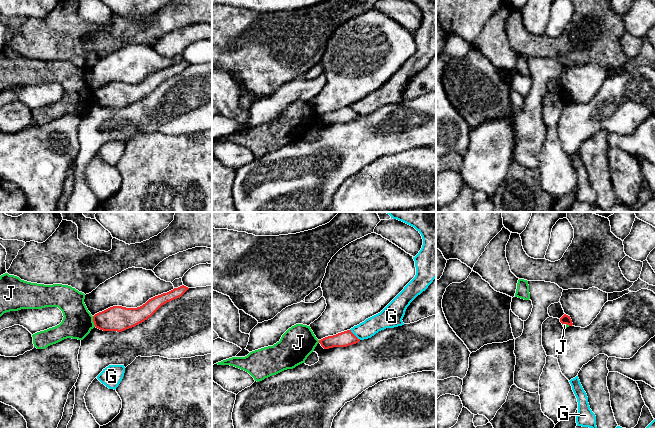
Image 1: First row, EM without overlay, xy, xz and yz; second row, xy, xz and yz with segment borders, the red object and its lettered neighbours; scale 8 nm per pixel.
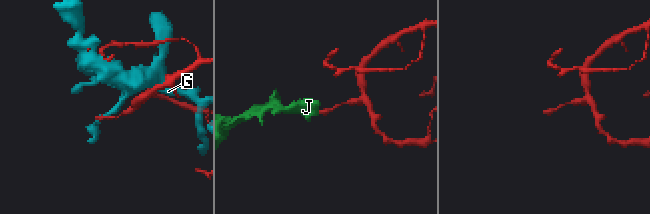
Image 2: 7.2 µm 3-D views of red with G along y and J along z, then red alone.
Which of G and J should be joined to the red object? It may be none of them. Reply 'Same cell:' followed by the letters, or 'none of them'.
Same cell: none of them

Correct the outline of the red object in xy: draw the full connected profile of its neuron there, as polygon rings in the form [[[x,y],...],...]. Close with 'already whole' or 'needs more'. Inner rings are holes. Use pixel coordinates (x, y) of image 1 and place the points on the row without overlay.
[[[182,61],[178,64],[155,72],[137,84],[113,82],[93,92],[96,104],[103,107],[121,108],[135,103],[151,93],[162,81],[181,73],[189,64]]]; already whole

